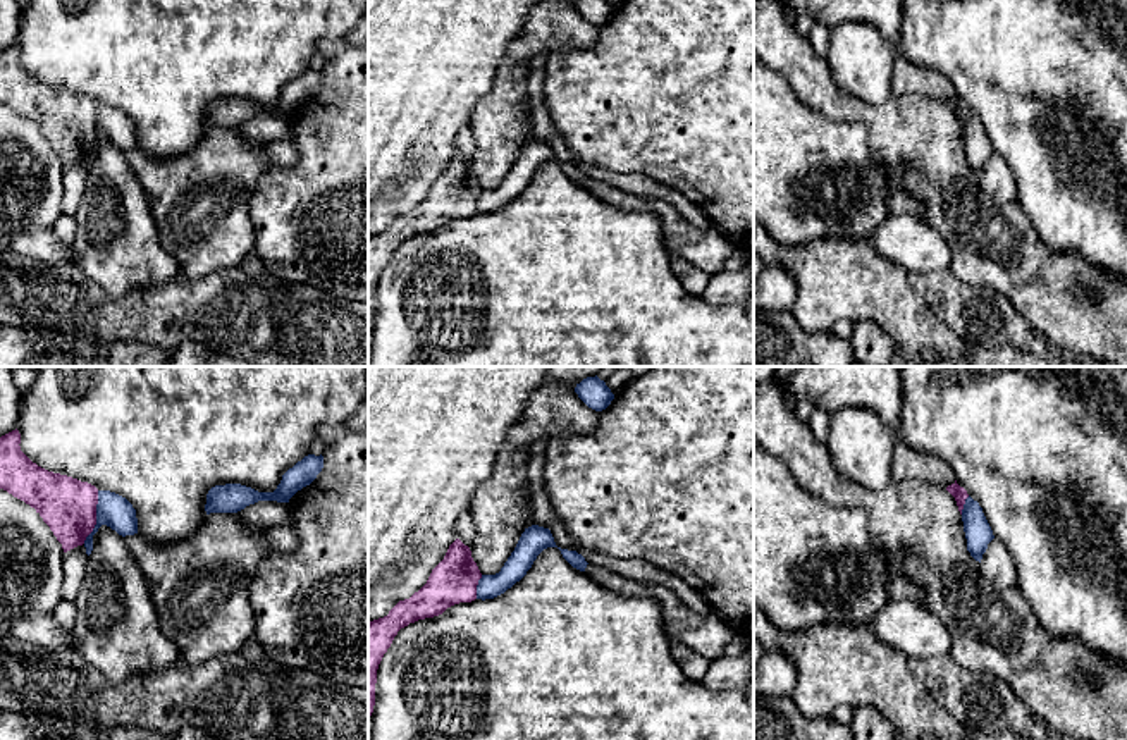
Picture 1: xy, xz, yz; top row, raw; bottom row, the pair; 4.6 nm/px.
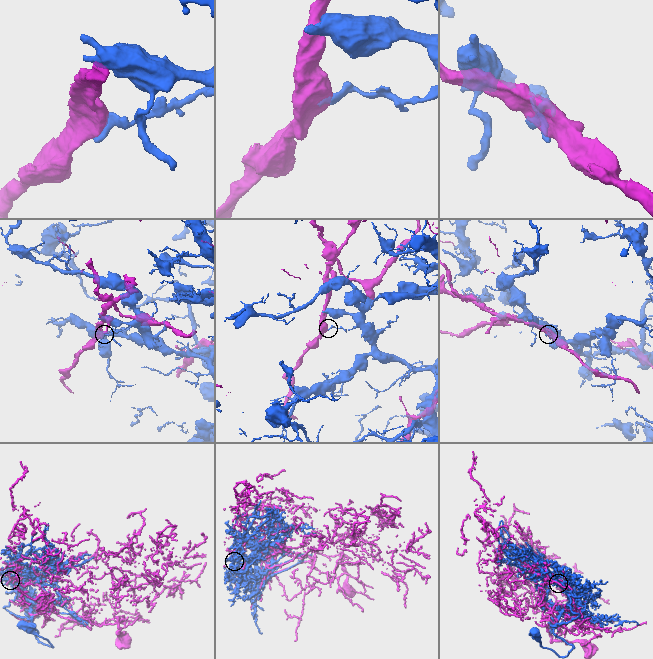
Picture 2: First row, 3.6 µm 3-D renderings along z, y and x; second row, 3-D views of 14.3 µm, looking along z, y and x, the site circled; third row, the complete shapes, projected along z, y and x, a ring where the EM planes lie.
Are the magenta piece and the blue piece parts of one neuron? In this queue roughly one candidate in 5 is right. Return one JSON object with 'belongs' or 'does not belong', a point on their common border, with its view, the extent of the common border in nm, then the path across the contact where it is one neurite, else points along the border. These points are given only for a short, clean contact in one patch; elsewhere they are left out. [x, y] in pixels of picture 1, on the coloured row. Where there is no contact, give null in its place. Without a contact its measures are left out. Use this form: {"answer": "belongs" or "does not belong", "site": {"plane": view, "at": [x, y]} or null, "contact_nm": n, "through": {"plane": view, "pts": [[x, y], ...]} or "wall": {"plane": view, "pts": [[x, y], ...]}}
{"answer": "does not belong", "site": {"plane": "xy", "at": [95, 517]}, "contact_nm": 260, "wall": {"plane": "xy", "pts": [[98, 491], [97, 524], [83, 542]]}}

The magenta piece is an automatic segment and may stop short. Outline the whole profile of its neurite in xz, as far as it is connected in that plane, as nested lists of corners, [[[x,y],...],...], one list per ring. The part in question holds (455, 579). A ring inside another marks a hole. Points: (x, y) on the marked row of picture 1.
[[[456,539],[418,592],[399,601],[387,616],[368,623],[368,716],[375,706],[379,664],[397,632],[418,620],[439,616],[454,604],[475,601],[480,578],[470,547]]]

